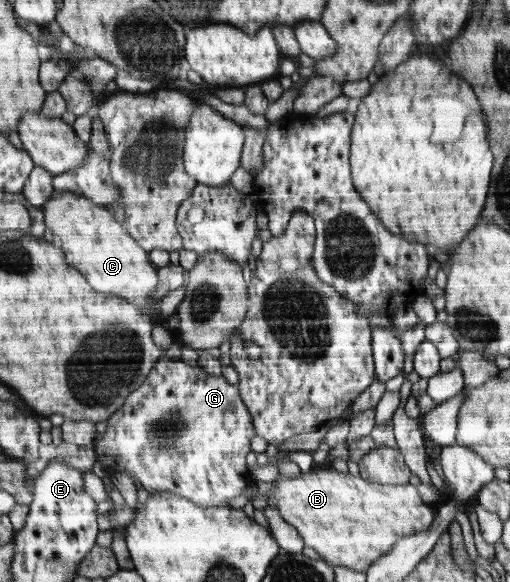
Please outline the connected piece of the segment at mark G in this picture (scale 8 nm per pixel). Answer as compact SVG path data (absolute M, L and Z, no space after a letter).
M169 359L157 362L137 392L128 396L121 412L108 419L107 429L93 444L96 461L110 474L127 472L149 493L173 492L205 507L227 507L231 506L231 498L243 494L243 488L251 480L245 456L251 450L251 439L257 435L252 414L237 385L229 383L222 375L204 373L199 365Z

